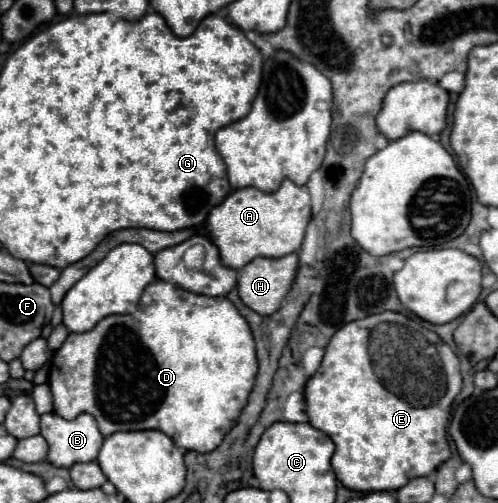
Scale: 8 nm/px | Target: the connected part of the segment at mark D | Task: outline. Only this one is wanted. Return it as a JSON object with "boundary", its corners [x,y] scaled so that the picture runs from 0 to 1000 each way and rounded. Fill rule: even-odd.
{"boundary":[[[309,557],[285,584],[281,600],[277,600],[277,612],[265,620],[265,624],[249,624],[249,628],[213,628],[209,636],[201,636],[193,644],[193,652],[185,652],[181,660],[165,660],[165,664],[141,664],[129,680],[129,688],[120,696],[112,696],[108,712],[104,712],[104,724],[100,724],[100,744],[96,744],[96,763],[104,771],[104,783],[108,783],[108,819],[133,835],[145,835],[153,831],[157,823],[165,819],[177,819],[193,831],[197,839],[197,851],[209,867],[221,867],[229,859],[241,859],[241,855],[321,855],[329,859],[333,867],[341,867],[349,875],[349,883],[357,891],[369,891],[369,895],[390,895],[390,899],[402,899],[402,903],[414,903],[414,899],[426,899],[434,895],[450,867],[474,847],[478,839],[478,827],[486,819],[486,811],[494,807],[498,799],[498,787],[510,771],[510,755],[514,755],[514,740],[518,740],[518,720],[514,720],[514,688],[510,688],[510,668],[502,660],[502,648],[498,640],[490,636],[490,628],[474,616],[474,608],[442,588],[442,592],[422,592],[422,588],[406,588],[406,584],[390,584],[390,581],[378,581],[361,569],[349,569],[341,561],[329,561],[329,557]]]}

